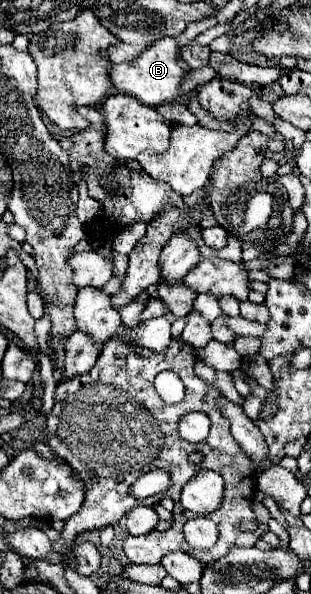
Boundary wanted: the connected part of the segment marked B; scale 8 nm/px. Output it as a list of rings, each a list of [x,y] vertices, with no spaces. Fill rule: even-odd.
[[[162,38],[160,42],[154,42],[152,46],[148,46],[148,50],[144,50],[144,54],[140,54],[140,58],[128,62],[128,64],[116,64],[110,70],[110,80],[112,84],[124,92],[134,96],[136,100],[140,100],[146,106],[160,106],[164,102],[172,104],[172,102],[180,102],[180,84],[186,76],[186,70],[180,66],[180,46],[176,42],[176,38]]]

